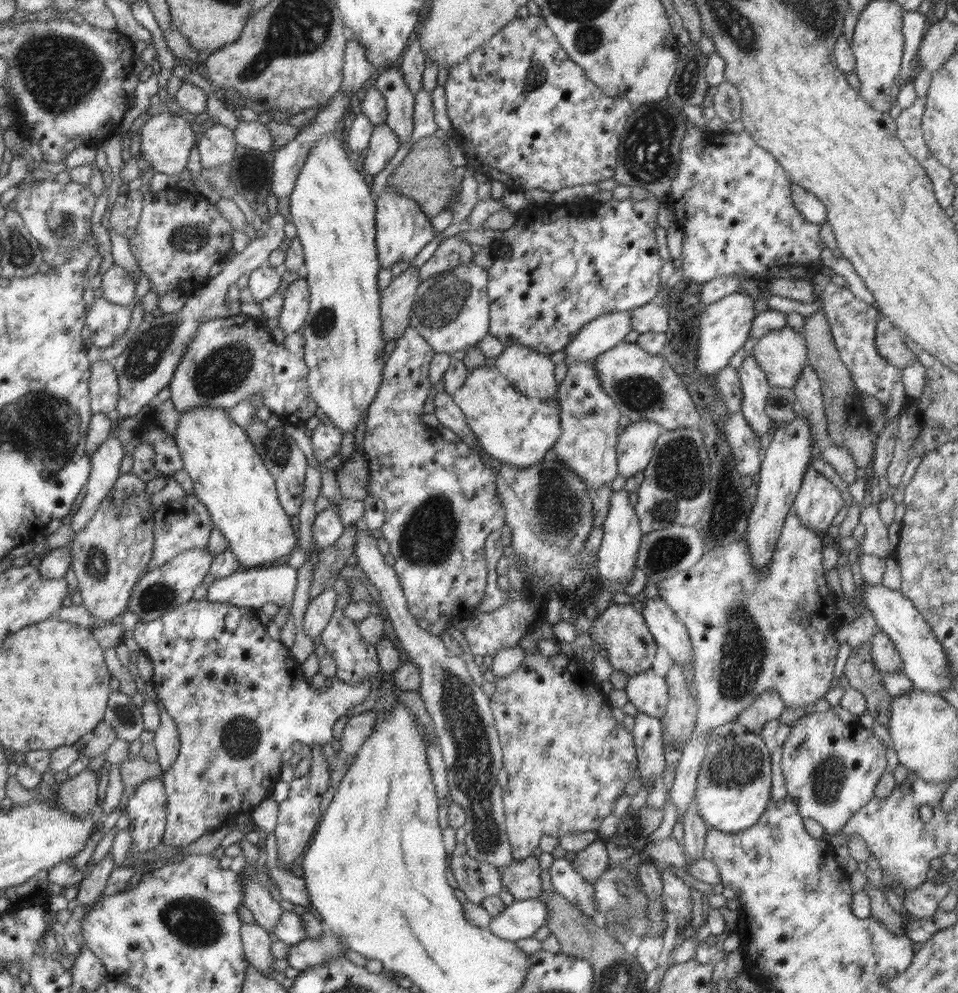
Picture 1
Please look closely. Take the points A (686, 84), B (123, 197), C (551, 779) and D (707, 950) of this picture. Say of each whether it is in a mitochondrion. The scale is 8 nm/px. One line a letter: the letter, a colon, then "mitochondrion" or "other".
A: mitochondrion
B: other
C: other
D: other

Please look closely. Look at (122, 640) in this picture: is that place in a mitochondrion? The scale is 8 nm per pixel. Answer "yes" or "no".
no

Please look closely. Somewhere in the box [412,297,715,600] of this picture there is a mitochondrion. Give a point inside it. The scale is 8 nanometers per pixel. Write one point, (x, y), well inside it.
(676, 474)

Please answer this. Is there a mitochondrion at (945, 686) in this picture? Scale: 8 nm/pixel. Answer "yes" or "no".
no

